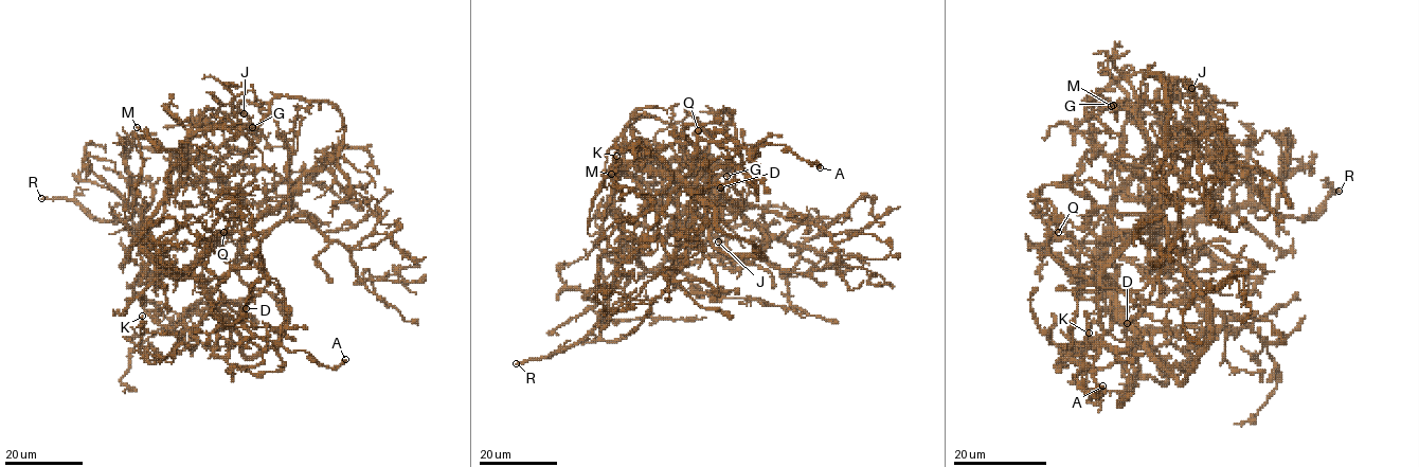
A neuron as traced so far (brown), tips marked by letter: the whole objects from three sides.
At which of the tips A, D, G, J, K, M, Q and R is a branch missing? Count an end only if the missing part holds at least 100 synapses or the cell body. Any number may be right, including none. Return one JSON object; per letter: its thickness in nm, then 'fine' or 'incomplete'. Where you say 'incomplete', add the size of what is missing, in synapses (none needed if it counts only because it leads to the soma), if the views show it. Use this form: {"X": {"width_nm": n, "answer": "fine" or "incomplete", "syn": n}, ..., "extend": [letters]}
{"A": {"width_nm": 400, "answer": "fine"}, "D": {"width_nm": 130, "answer": "fine"}, "G": {"width_nm": 150, "answer": "fine"}, "J": {"width_nm": 130, "answer": "fine"}, "K": {"width_nm": 200, "answer": "fine"}, "M": {"width_nm": 130, "answer": "fine"}, "Q": {"width_nm": 160, "answer": "fine"}, "R": {"width_nm": 300, "answer": "incomplete", "syn": 120}, "extend": ["R"]}

